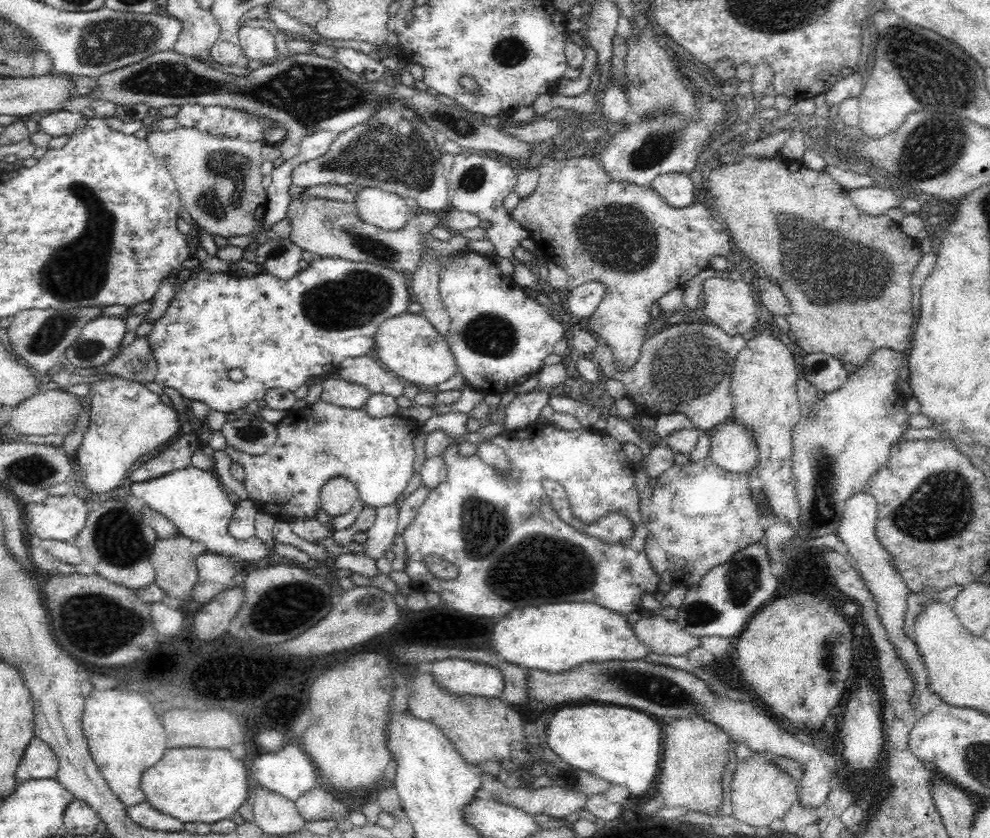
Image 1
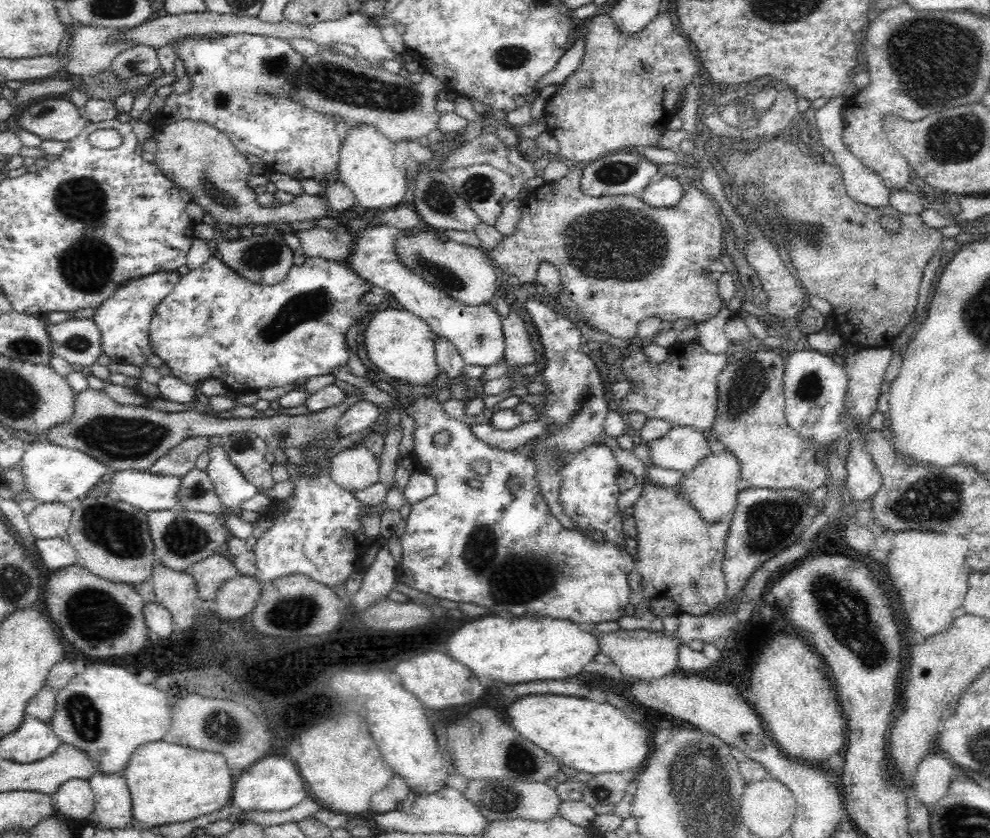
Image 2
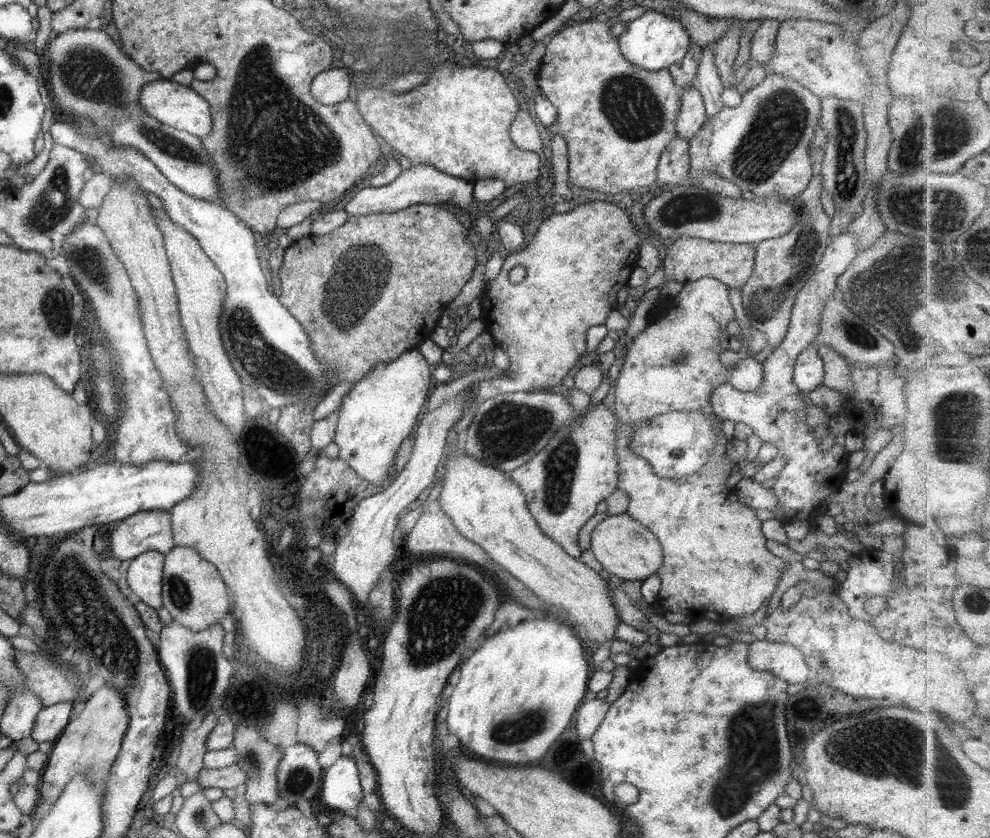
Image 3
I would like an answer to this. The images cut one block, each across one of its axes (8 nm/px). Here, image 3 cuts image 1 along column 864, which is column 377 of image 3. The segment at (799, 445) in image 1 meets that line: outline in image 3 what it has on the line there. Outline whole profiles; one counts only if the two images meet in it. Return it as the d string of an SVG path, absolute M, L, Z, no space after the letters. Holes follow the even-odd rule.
M413 349L403 352L393 360L377 362L373 365L343 396L337 413L333 442L338 446L338 457L345 461L358 477L372 485L382 485L392 477L392 462L403 439L412 434L419 412L427 396L427 388L431 384L432 367L423 356Z

